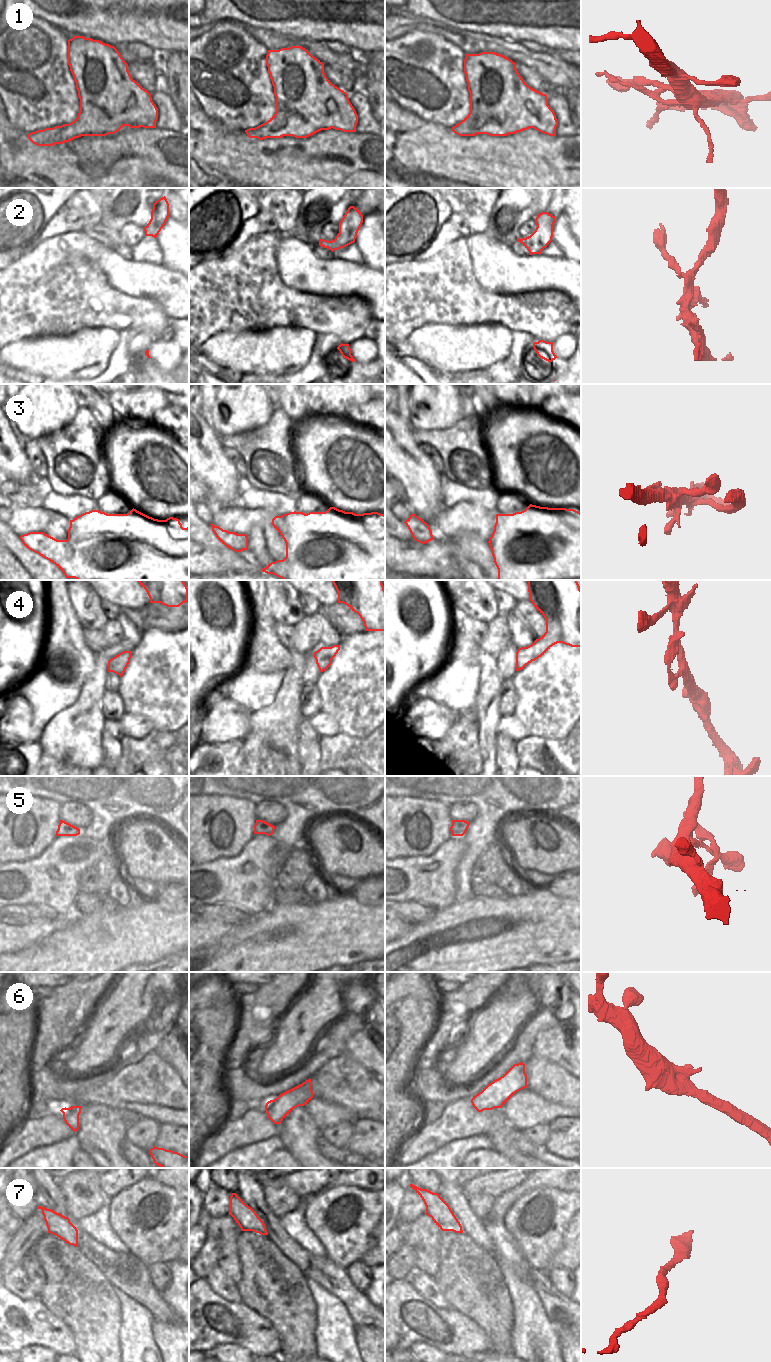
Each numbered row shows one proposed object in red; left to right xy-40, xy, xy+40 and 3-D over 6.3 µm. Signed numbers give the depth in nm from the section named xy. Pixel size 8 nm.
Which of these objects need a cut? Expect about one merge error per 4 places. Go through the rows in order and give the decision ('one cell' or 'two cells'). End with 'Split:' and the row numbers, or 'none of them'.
1: one cell
2: one cell
3: one cell
4: two cells
5: one cell
6: one cell
7: one cell
Split: 4

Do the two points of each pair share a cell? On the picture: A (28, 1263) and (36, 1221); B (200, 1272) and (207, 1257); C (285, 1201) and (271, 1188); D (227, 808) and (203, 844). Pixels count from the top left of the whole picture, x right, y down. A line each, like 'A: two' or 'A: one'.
A: two
B: one
C: one
D: one

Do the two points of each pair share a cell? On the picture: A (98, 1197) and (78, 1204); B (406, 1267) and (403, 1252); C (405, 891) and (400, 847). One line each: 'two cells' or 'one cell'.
A: one cell
B: one cell
C: two cells

